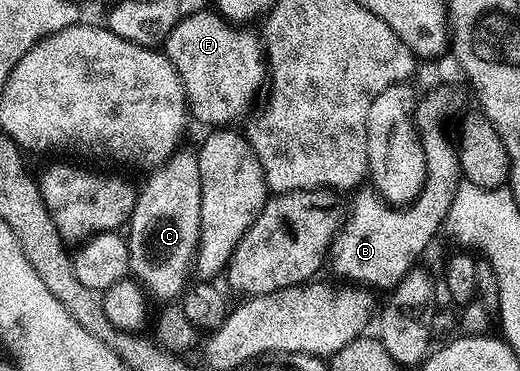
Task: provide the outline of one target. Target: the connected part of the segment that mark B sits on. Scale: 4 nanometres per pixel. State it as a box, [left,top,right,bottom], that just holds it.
[330,87,462,289]

